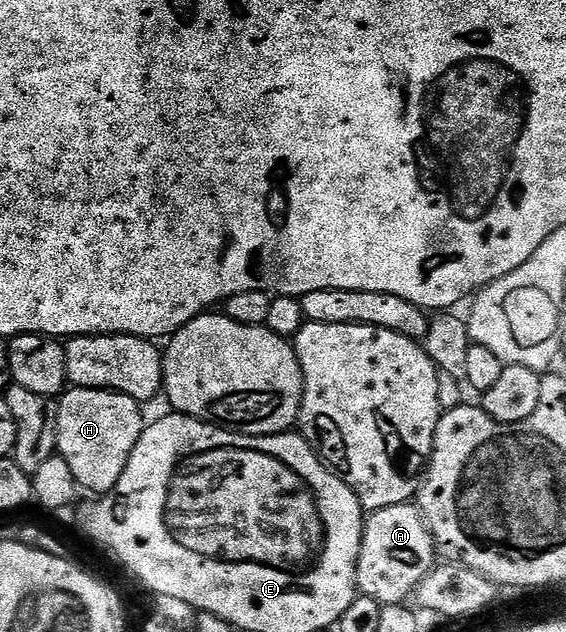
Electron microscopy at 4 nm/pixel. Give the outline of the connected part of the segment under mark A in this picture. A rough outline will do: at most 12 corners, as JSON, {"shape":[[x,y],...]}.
{"shape":[[413,503],[369,513],[359,593],[409,601],[434,571],[434,535]]}

